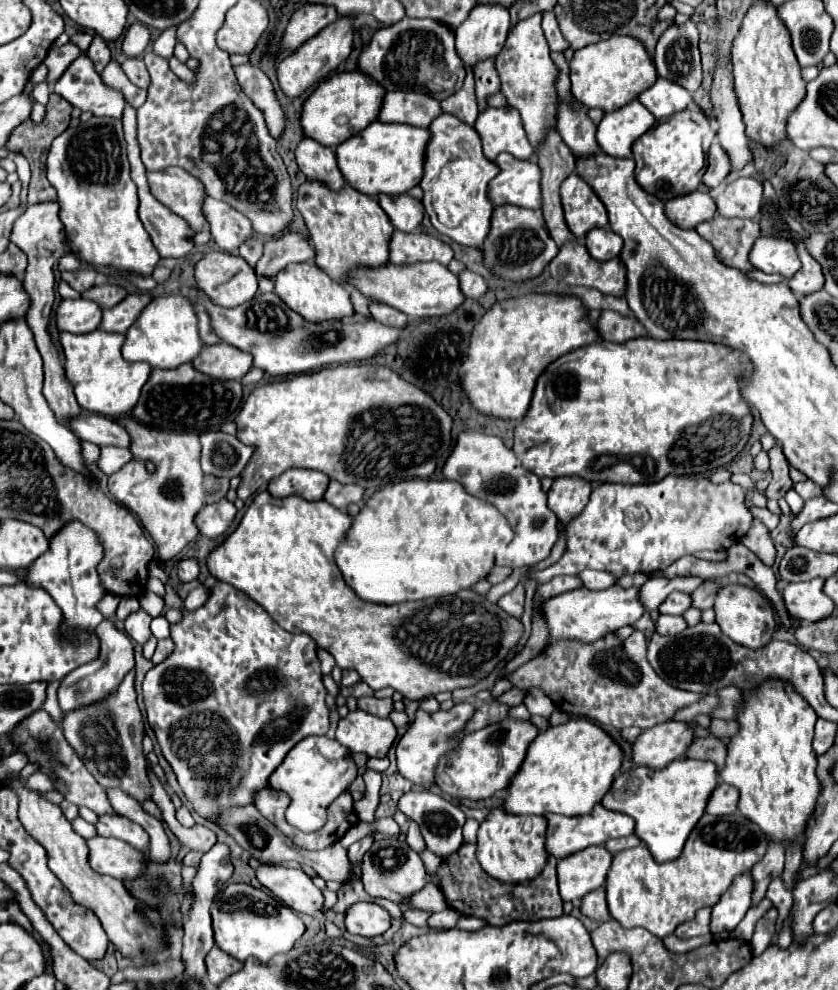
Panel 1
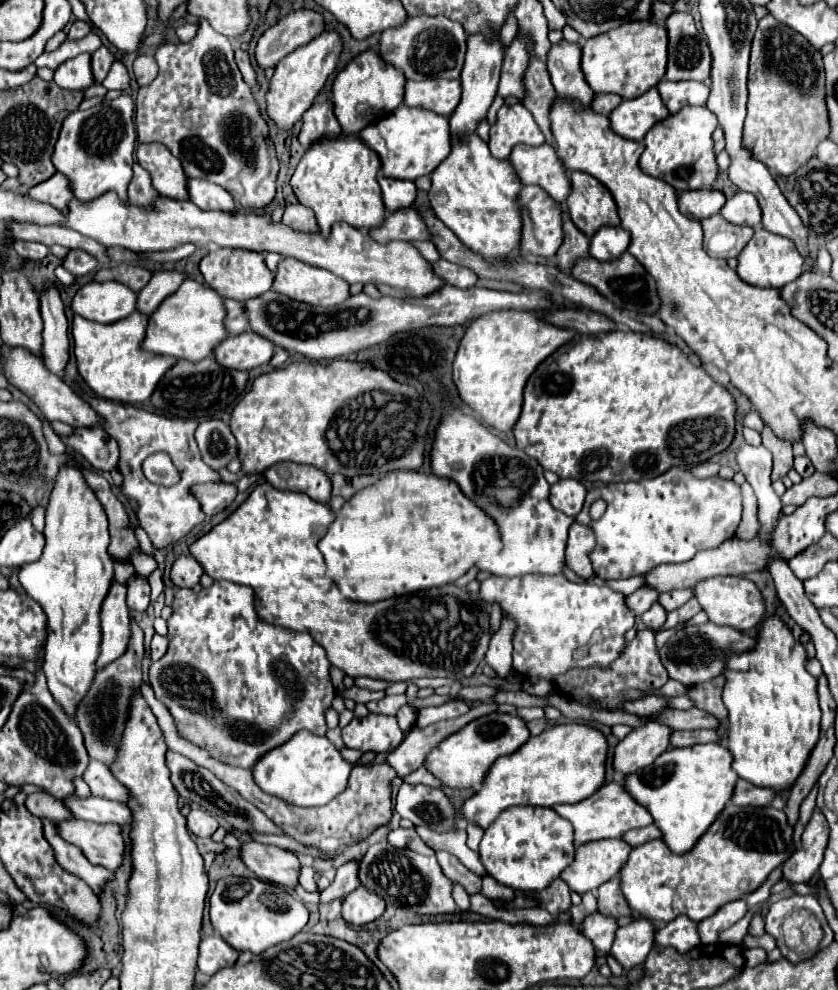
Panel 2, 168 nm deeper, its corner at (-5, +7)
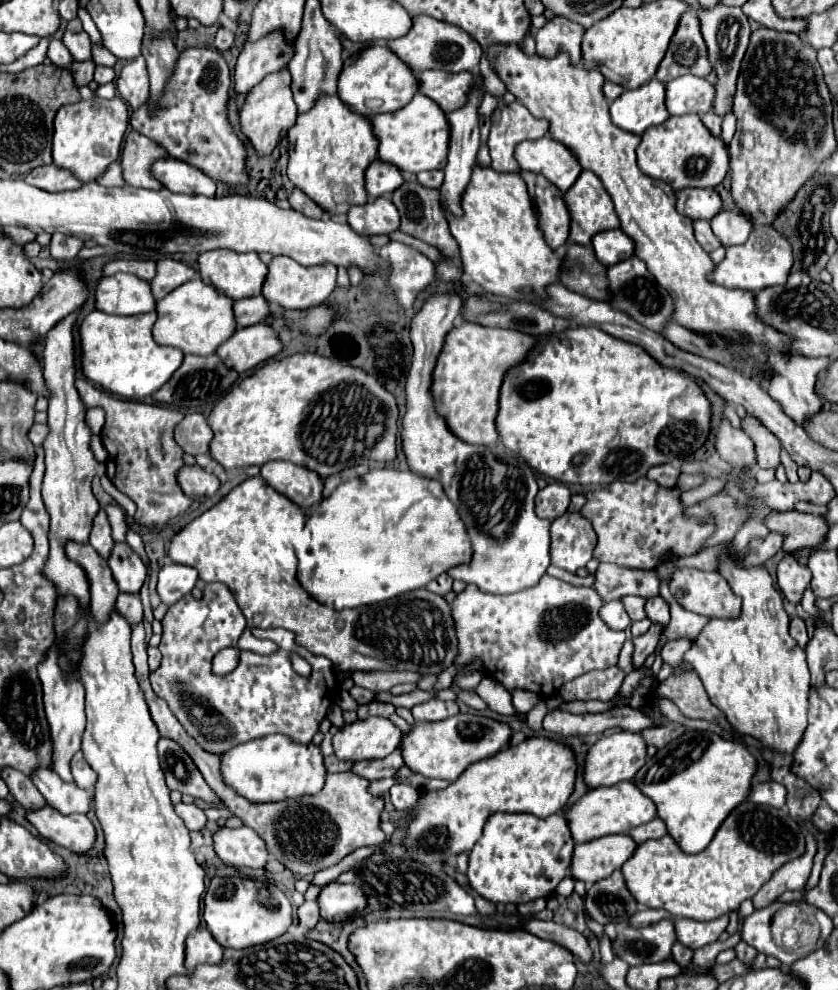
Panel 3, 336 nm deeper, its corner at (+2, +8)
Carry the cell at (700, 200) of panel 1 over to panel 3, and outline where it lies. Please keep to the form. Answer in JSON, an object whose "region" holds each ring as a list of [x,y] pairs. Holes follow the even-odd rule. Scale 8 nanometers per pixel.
{"region":[[[715,189],[677,191],[677,211],[689,219],[713,219],[721,211],[721,197]]]}

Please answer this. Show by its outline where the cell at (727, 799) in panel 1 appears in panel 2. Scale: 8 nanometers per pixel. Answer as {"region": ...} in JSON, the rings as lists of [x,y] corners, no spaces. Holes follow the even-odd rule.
{"region":[[[738,778],[736,786],[734,786],[734,792],[732,792],[732,804],[738,804],[738,806],[768,806],[772,800],[774,800],[774,792],[768,790],[768,788],[758,788],[742,778]]]}

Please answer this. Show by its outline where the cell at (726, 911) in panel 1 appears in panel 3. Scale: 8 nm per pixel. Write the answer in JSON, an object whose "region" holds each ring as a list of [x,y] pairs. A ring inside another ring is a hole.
{"region":[[[723,915],[719,919],[699,923],[693,919],[677,919],[675,921],[675,931],[677,931],[677,941],[691,951],[701,949],[707,943],[713,943],[719,939],[719,935],[725,931],[729,923],[729,915]]]}

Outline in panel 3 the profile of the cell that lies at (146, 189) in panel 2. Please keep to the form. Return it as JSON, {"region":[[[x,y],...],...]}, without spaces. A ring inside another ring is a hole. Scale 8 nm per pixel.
{"region":[[[119,163],[109,165],[109,171],[105,171],[105,175],[101,175],[101,179],[97,179],[97,183],[101,183],[103,187],[125,187],[127,185],[121,177]]]}

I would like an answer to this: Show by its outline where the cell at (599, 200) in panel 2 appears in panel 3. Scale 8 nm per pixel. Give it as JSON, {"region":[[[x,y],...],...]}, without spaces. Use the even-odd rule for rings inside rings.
{"region":[[[583,171],[575,185],[565,193],[565,201],[571,211],[571,235],[569,241],[579,245],[591,245],[591,239],[599,231],[617,229],[619,217],[613,209],[601,179]]]}

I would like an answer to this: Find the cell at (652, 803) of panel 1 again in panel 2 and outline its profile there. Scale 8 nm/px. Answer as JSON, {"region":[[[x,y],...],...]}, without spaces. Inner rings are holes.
{"region":[[[696,744],[690,748],[666,750],[648,768],[624,778],[628,794],[642,804],[662,832],[662,840],[674,854],[688,852],[728,804],[738,780],[732,770],[732,754],[720,744]]]}

